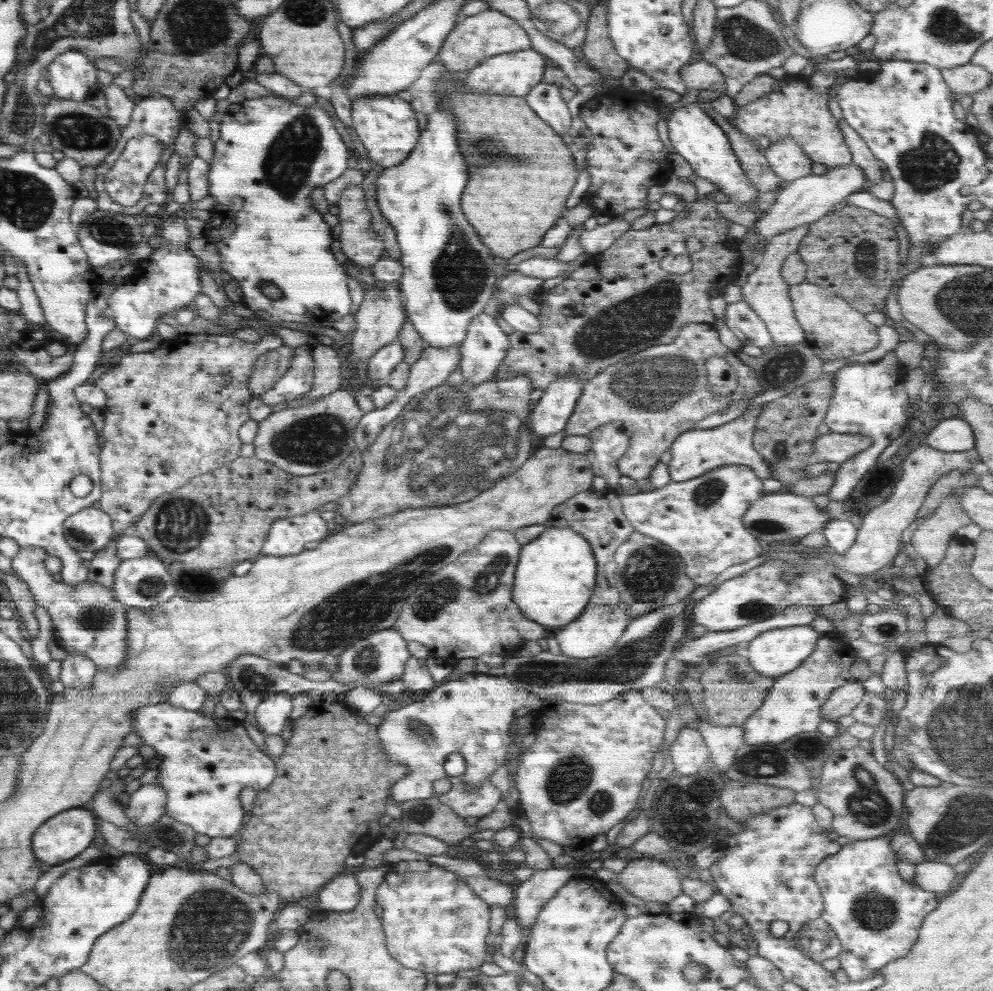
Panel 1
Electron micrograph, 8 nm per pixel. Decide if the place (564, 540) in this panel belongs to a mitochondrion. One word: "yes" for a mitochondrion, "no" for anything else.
no

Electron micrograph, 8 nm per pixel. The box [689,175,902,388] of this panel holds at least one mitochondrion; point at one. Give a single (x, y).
(865, 254)

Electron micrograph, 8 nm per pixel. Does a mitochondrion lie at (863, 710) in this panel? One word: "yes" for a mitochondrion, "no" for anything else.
no

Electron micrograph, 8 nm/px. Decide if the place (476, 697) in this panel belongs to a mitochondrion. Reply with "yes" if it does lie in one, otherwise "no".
no

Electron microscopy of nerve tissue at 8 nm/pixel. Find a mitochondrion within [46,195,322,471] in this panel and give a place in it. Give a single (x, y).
(110, 231)

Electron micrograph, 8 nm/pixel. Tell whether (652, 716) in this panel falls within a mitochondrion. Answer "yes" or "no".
no

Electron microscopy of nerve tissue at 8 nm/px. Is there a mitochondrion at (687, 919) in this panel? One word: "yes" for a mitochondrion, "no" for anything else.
no

